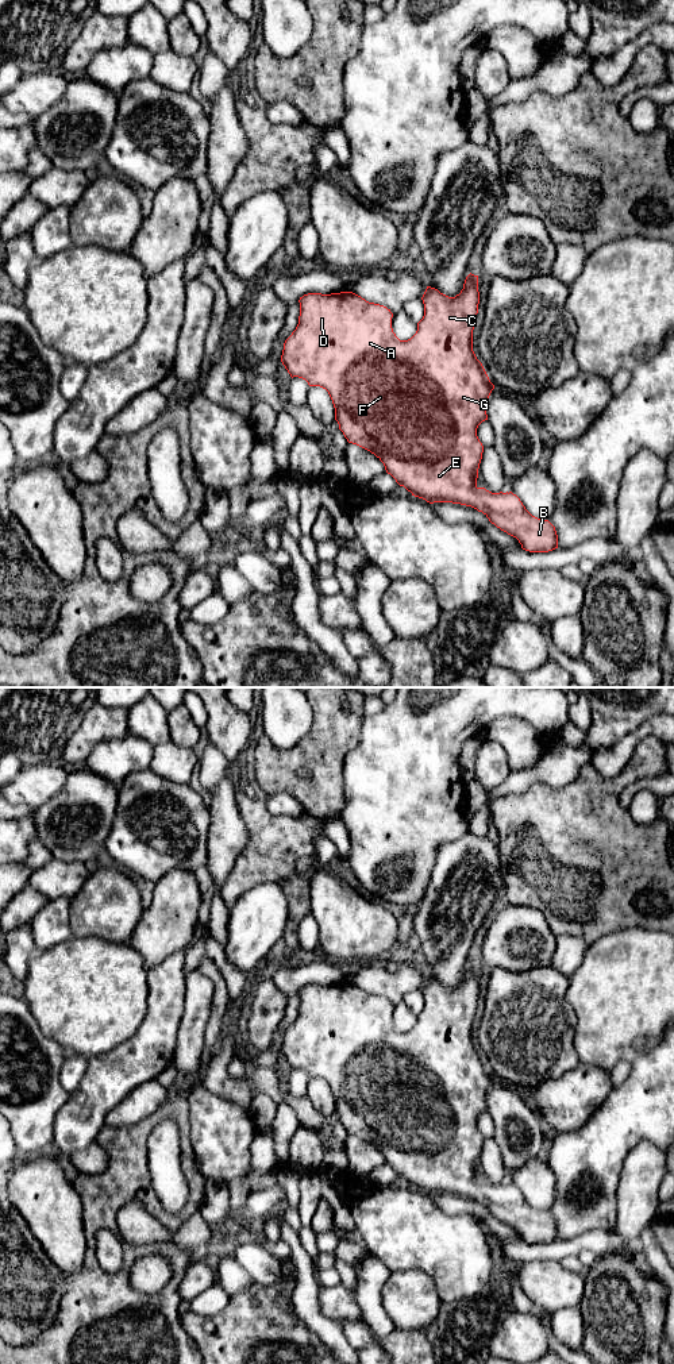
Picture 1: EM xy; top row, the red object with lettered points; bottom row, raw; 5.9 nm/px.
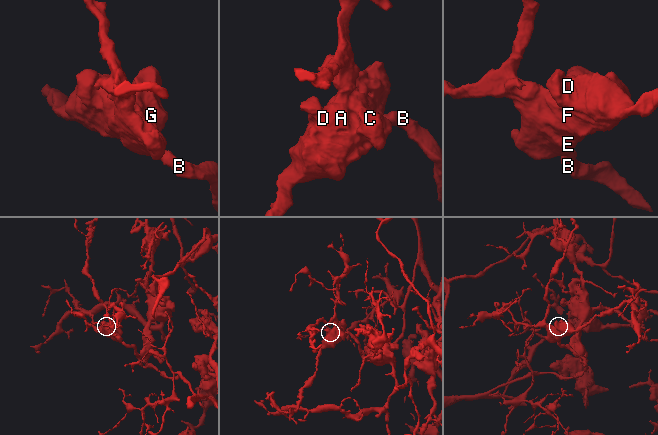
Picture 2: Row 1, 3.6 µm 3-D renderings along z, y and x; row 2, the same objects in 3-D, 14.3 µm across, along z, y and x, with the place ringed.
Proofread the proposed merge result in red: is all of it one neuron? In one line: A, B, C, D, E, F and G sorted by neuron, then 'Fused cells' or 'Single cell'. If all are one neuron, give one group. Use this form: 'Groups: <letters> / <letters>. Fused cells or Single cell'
Groups: A B C D E F G. Single cell

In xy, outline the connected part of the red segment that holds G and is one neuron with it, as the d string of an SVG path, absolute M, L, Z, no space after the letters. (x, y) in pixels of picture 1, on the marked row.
M470 273L455 297L427 286L421 300L424 316L417 323L416 334L408 340L400 340L392 328L393 313L384 305L369 303L353 292L304 294L299 300L299 324L284 343L281 362L292 378L303 378L309 386L320 386L328 392L335 420L347 442L374 454L386 473L412 496L430 504L471 506L497 528L516 537L525 551L548 552L558 548L555 527L548 520L532 516L516 494L492 493L477 486L484 452L477 428L488 420L488 398L494 389L473 351L473 330L479 304L478 276Z

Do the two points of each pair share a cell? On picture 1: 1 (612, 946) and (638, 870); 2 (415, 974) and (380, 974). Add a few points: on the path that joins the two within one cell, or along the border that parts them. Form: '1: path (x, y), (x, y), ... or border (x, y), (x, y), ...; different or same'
1: border (647, 929), (621, 928), (599, 937), (589, 946); different
2: path (407, 974), (388, 974); same

